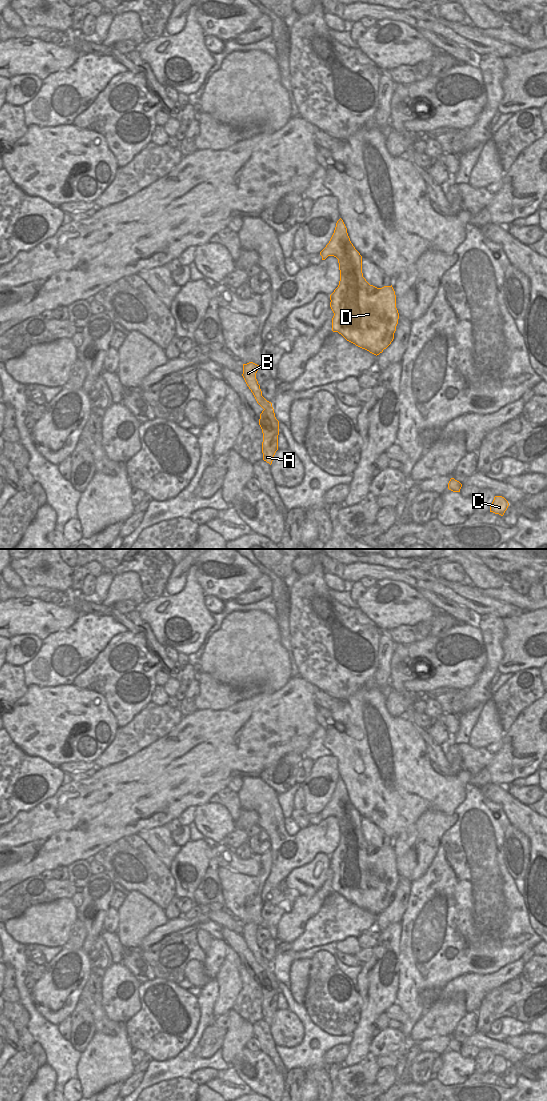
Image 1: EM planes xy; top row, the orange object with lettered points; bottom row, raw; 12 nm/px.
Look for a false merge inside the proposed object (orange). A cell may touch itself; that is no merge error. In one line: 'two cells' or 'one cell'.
two cells

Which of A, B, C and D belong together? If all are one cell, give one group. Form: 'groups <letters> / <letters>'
groups A B / C D

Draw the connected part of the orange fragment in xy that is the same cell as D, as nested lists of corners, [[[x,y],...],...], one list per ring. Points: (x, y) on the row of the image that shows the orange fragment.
[[[341,218],[336,223],[329,243],[320,252],[321,256],[325,254],[338,259],[340,270],[339,285],[330,295],[330,307],[334,313],[332,331],[338,332],[356,346],[379,355],[393,341],[399,319],[392,285],[377,288],[366,281],[362,273],[362,256],[351,243]]]

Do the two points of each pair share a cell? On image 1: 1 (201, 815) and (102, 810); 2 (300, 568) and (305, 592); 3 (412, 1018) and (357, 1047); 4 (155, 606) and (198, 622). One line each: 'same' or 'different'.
1: different
2: different
3: different
4: same

